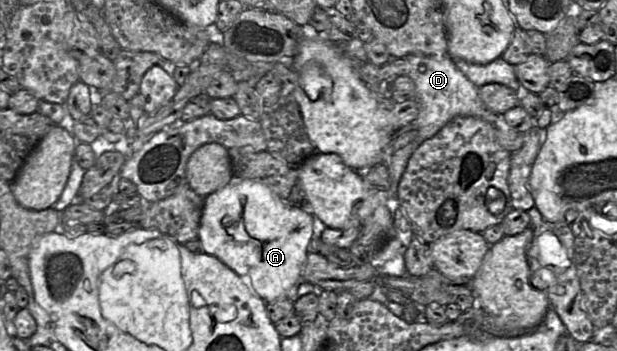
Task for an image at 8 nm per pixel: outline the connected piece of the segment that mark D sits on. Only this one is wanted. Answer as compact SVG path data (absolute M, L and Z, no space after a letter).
M409 54L404 56L408 63L408 76L415 84L415 99L420 104L420 111L416 118L416 138L396 151L388 160L387 167L390 177L389 196L396 196L399 181L406 169L409 158L415 149L425 140L435 136L447 123L457 116L474 116L490 122L495 128L501 125L503 115L489 111L482 103L479 88L474 85L455 65L449 54L444 56L424 56Z

